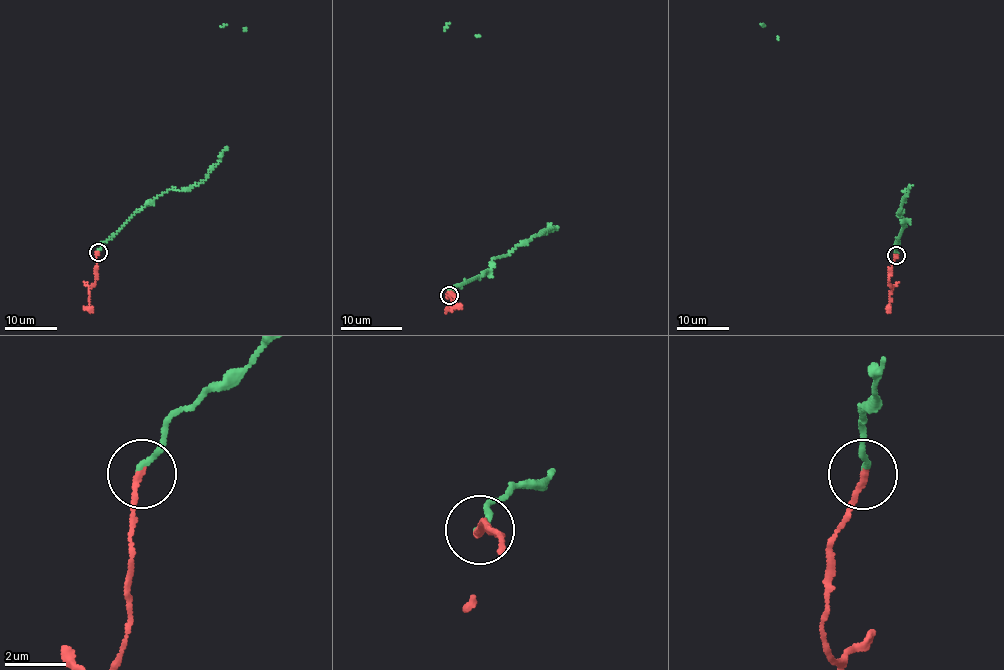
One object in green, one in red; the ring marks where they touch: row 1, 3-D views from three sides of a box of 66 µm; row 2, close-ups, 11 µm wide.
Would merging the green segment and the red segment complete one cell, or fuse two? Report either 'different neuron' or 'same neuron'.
same neuron

